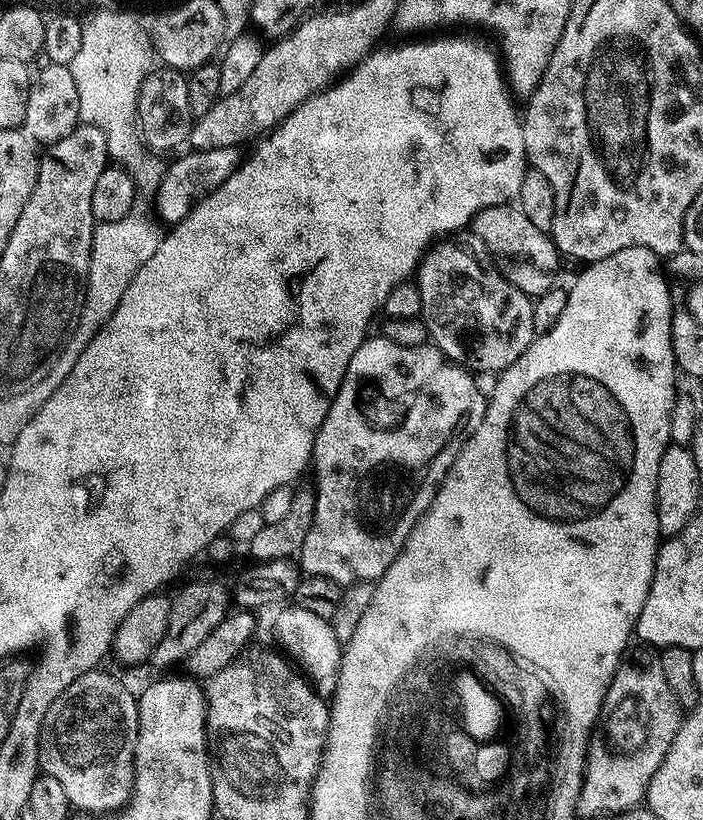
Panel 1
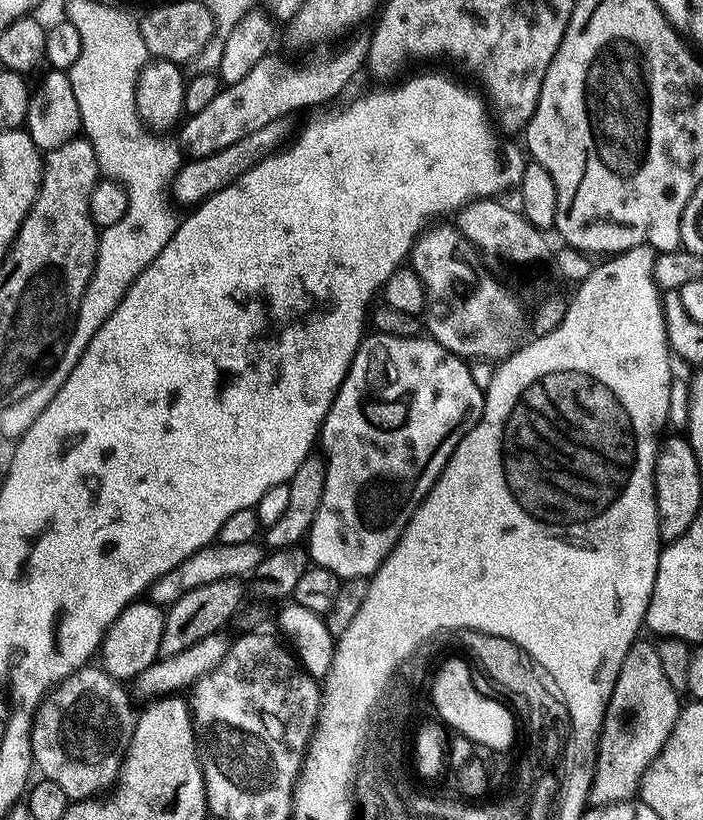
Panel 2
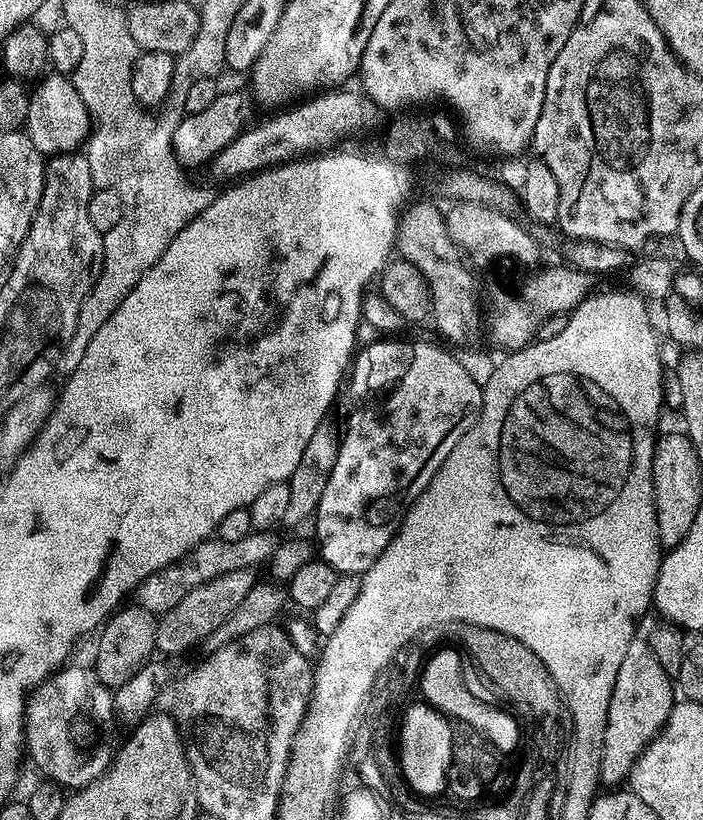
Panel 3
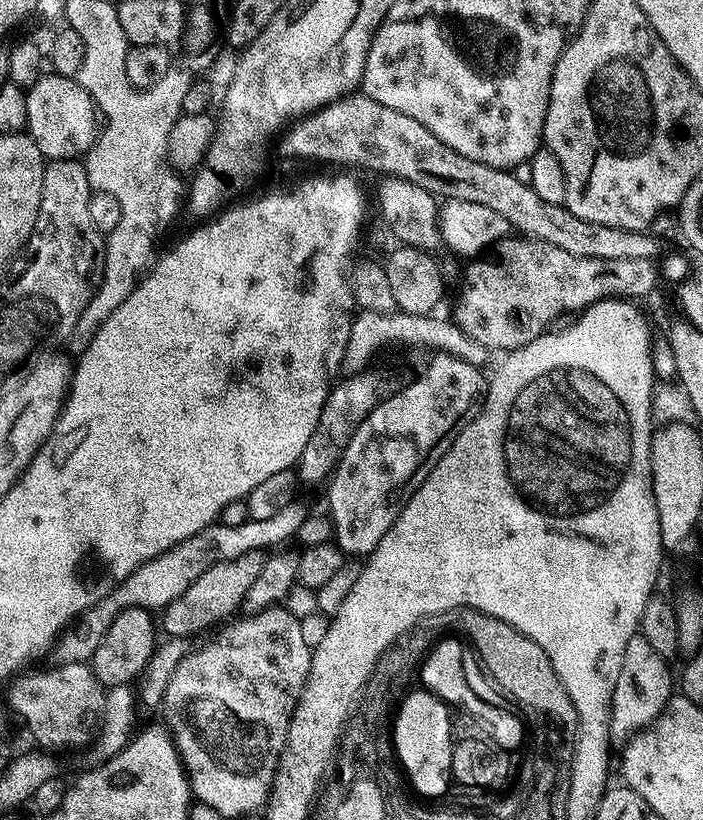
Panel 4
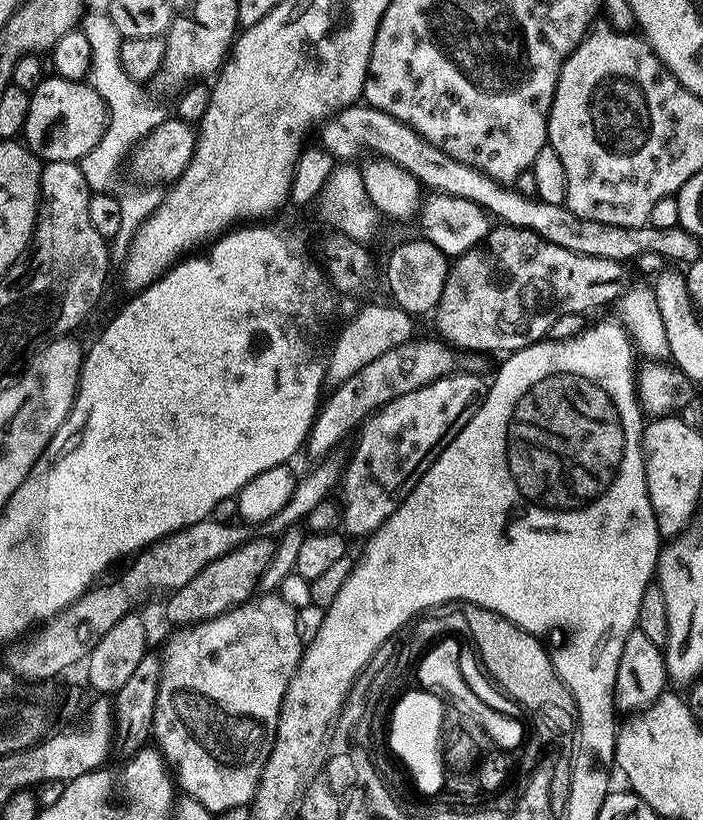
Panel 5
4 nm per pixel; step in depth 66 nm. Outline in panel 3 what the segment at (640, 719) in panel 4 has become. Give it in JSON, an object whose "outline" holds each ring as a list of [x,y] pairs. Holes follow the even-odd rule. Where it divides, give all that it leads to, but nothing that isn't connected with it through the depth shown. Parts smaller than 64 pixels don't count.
{"outline":[[[634,638],[626,646],[626,655],[622,657],[622,666],[618,678],[614,681],[614,694],[610,698],[610,714],[606,718],[606,738],[608,756],[602,756],[600,778],[605,785],[616,786],[627,781],[632,763],[645,747],[660,733],[674,703],[674,680],[668,671],[658,662],[654,650],[646,646],[643,638]]]}

